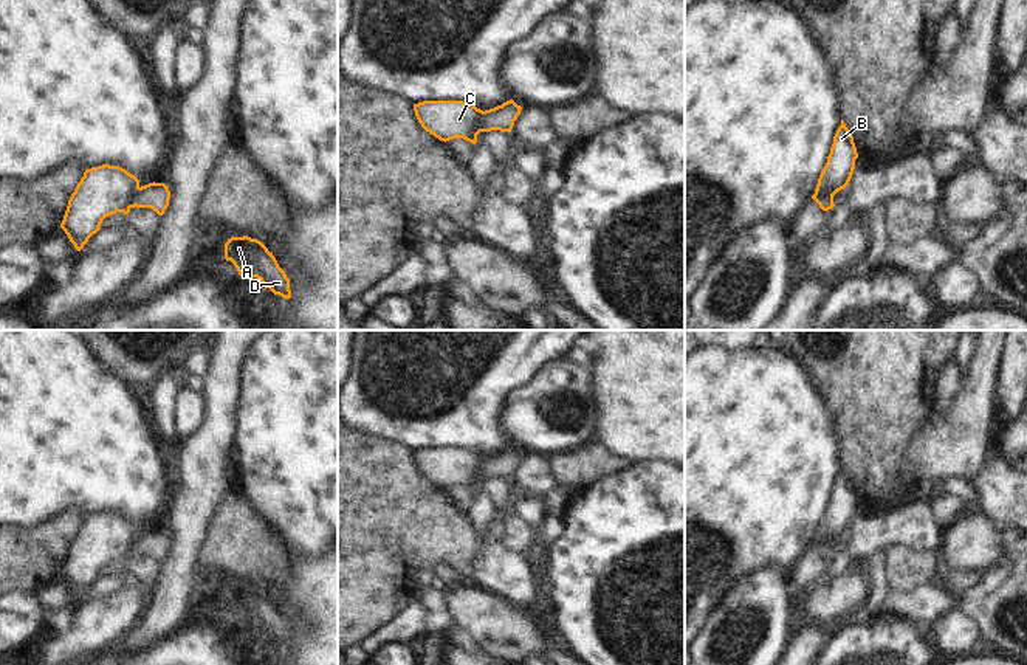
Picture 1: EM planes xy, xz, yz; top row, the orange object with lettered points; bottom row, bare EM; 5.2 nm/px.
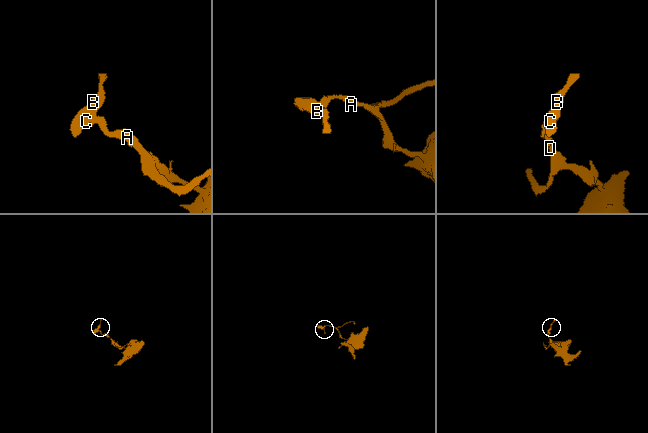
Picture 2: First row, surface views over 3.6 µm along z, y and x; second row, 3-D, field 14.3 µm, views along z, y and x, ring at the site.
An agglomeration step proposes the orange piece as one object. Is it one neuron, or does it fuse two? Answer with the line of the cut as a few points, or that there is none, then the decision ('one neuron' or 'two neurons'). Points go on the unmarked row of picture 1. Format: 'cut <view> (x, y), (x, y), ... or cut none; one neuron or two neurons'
cut xz (484, 459), (477, 470), (479, 479); two neurons

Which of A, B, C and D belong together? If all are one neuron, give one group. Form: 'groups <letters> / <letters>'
groups A D / B C

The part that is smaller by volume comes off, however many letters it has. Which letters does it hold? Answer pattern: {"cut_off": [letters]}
{"cut_off": ["B", "C"]}

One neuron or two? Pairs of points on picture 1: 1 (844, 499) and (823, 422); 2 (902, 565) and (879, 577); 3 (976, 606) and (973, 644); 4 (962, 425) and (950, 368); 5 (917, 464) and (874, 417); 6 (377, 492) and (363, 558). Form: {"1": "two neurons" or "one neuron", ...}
{"1": "two neurons", "2": "two neurons", "3": "two neurons", "4": "two neurons", "5": "two neurons", "6": "one neuron"}

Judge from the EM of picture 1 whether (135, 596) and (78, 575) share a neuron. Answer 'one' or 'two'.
two

